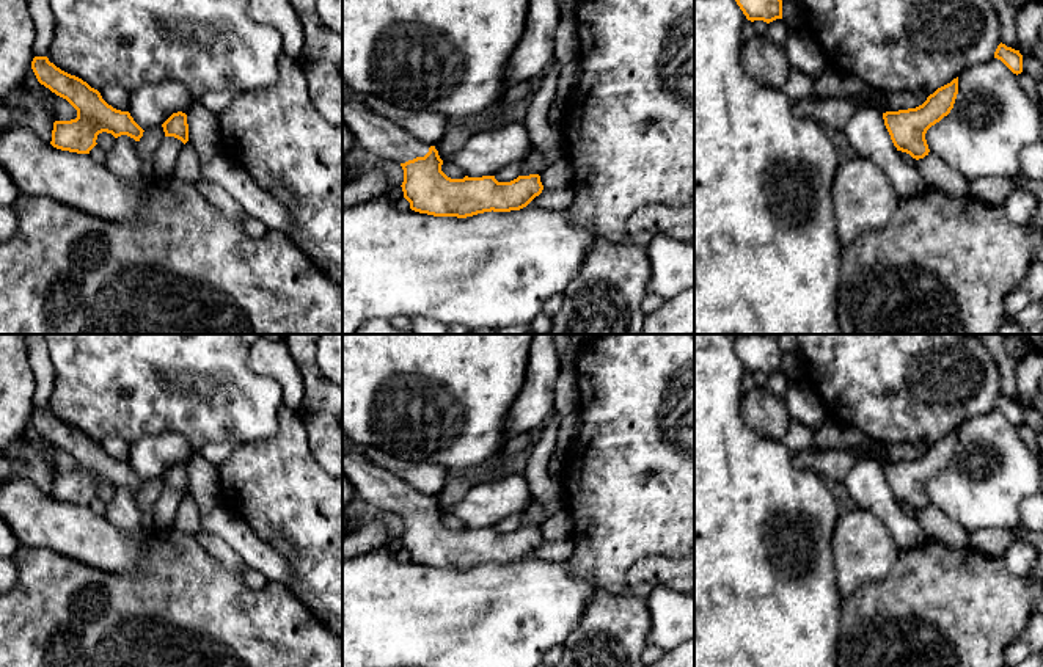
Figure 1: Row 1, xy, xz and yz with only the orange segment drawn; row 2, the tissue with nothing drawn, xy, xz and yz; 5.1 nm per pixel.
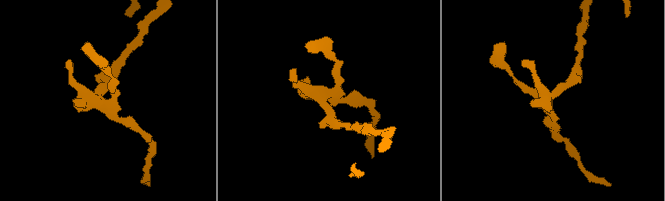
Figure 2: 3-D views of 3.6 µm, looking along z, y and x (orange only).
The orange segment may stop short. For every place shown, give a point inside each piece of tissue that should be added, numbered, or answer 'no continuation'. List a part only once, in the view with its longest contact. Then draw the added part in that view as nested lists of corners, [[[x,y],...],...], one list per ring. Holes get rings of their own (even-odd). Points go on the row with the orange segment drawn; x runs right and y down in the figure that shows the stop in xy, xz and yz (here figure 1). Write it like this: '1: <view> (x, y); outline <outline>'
1: xz (376, 134); outline [[[342,83],[342,122],[364,151],[397,163],[424,157],[430,148],[401,126],[371,111],[346,83]]]

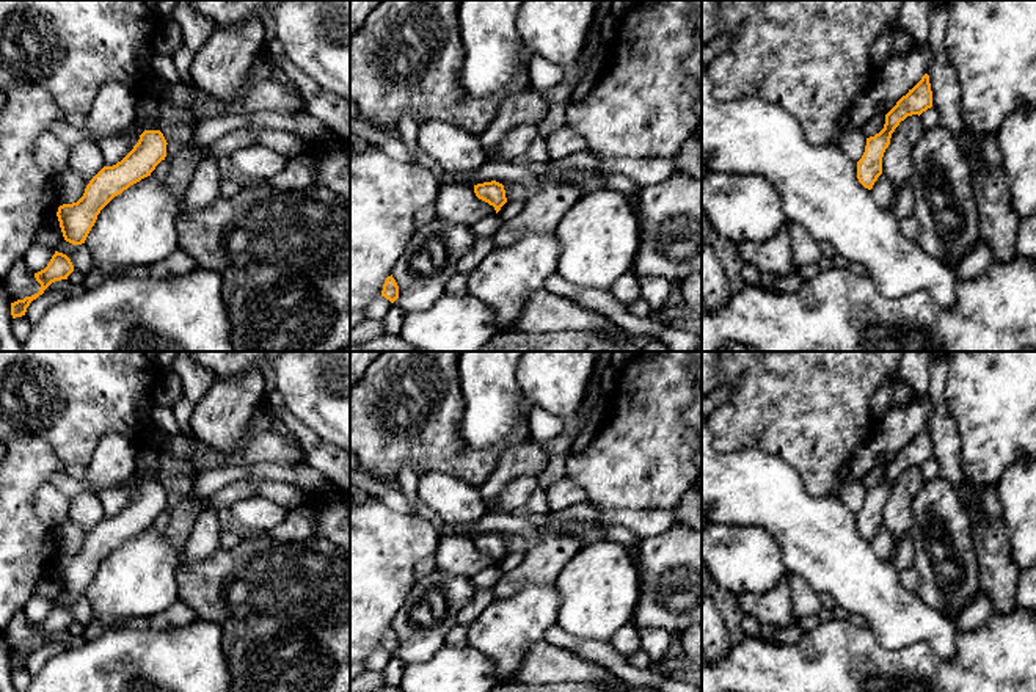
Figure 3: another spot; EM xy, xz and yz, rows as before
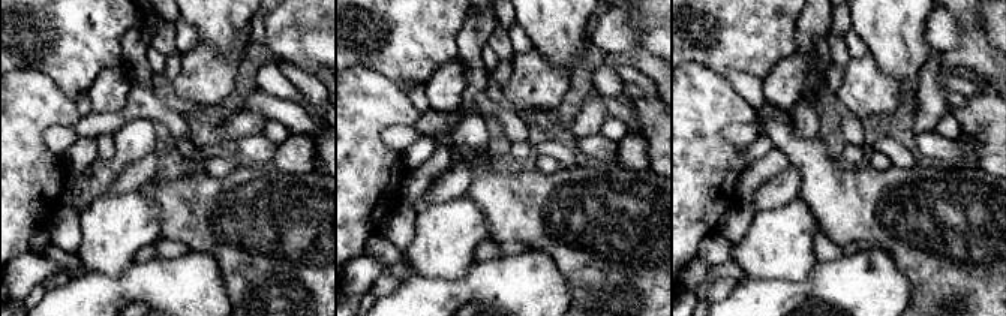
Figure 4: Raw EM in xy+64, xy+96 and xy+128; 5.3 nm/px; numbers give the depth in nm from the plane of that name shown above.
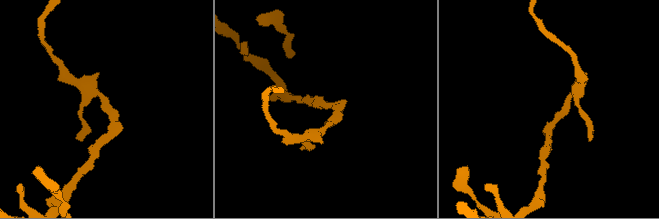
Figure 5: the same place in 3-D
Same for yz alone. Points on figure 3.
no continuation

